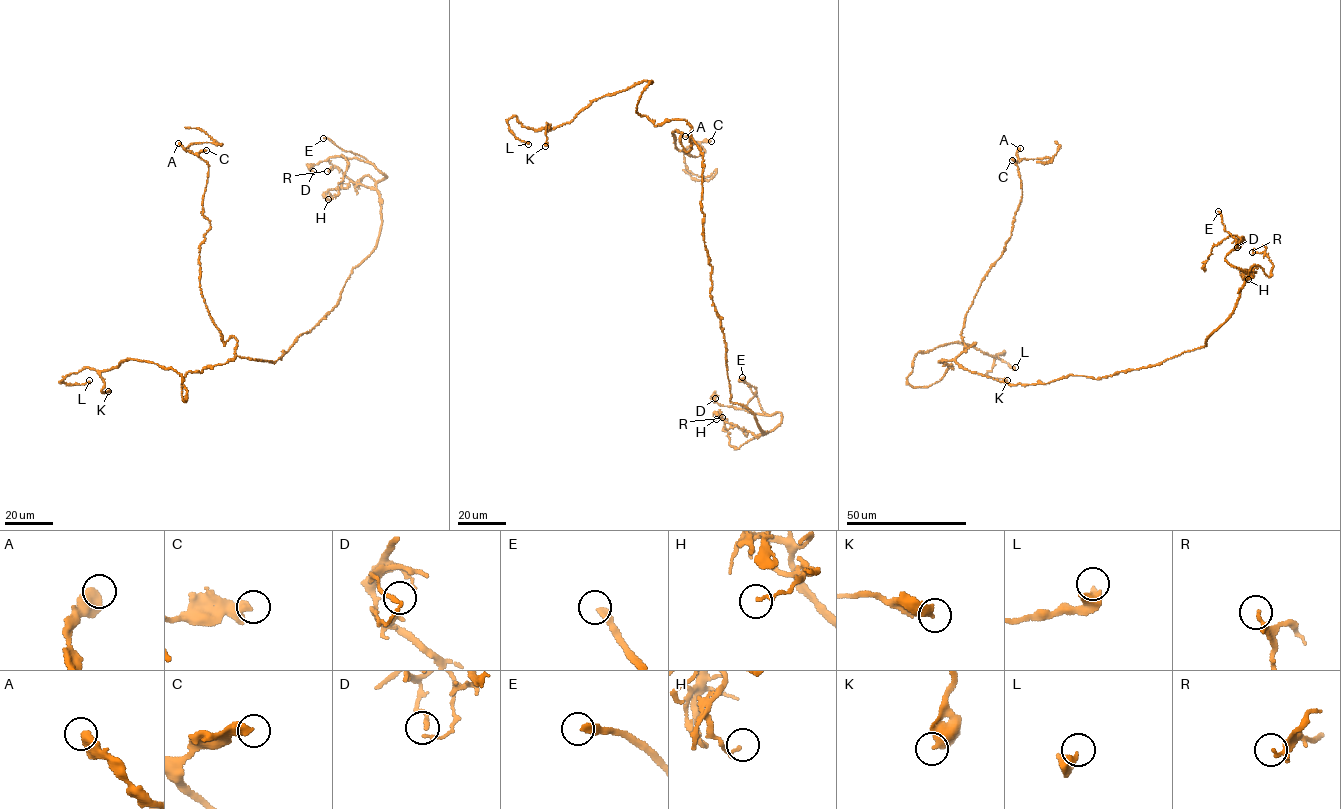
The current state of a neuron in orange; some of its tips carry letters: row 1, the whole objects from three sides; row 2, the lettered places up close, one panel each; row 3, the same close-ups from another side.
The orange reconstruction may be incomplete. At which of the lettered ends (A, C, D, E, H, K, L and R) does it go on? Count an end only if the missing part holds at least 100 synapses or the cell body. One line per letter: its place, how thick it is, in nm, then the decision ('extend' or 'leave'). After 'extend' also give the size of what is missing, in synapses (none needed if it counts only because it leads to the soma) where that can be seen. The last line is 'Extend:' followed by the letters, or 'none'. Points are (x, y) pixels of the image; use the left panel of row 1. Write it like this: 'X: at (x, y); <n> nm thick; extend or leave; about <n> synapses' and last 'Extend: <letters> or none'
A: at (178, 143); 550 nm thick; leave
C: at (206, 150); 420 nm thick; leave
D: at (313, 171); 180 nm thick; leave
E: at (323, 138); 300 nm thick; extend
H: at (328, 199); 110 nm thick; leave
K: at (108, 391); 480 nm thick; leave
L: at (89, 380); 400 nm thick; leave
R: at (327, 171); 200 nm thick; leave
Extend: E

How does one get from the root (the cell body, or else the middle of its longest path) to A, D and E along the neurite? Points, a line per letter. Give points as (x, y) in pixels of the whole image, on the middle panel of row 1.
A: (702, 211), (702, 154), (691, 137), (685, 151), (682, 133), (673, 133), (679, 150), (704, 151), (685, 136)
D: (702, 211), (730, 400), (750, 411), (763, 434), (781, 422), (780, 413), (750, 413), (715, 398)
E: (702, 211), (730, 400), (768, 433), (782, 416), (764, 413), (742, 377)

